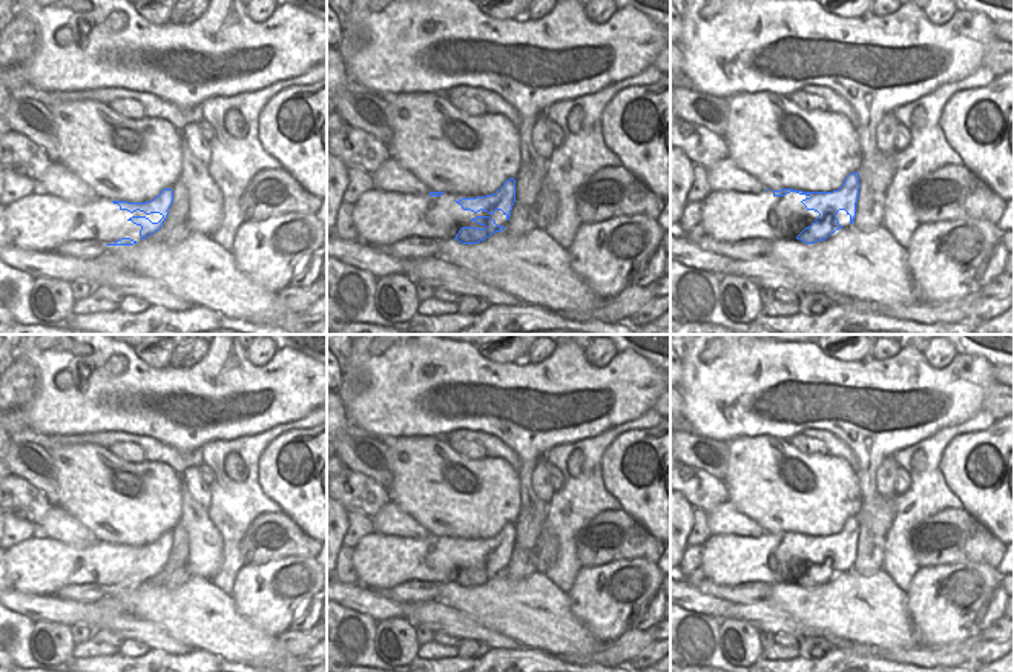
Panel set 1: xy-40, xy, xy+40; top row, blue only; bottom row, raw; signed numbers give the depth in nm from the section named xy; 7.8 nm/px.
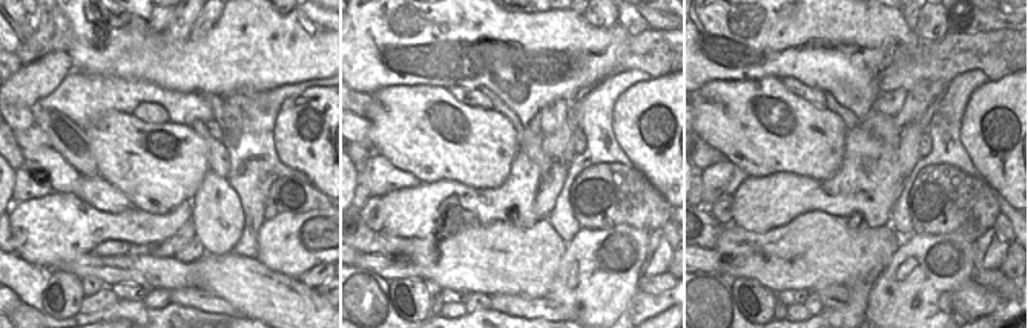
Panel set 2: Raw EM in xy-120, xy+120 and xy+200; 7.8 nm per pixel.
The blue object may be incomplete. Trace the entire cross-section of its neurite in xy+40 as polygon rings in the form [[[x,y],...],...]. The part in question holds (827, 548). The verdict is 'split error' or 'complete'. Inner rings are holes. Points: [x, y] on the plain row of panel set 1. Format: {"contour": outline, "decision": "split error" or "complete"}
{"contour": [[[853,516],[833,535],[710,535],[703,543],[703,574],[716,585],[796,581],[815,588],[854,566],[859,531]]], "decision": "split error"}

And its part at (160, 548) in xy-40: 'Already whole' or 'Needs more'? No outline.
Needs more.

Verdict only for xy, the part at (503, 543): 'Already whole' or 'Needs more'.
Needs more.

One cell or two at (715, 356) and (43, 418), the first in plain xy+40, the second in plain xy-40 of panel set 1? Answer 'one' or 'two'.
one

